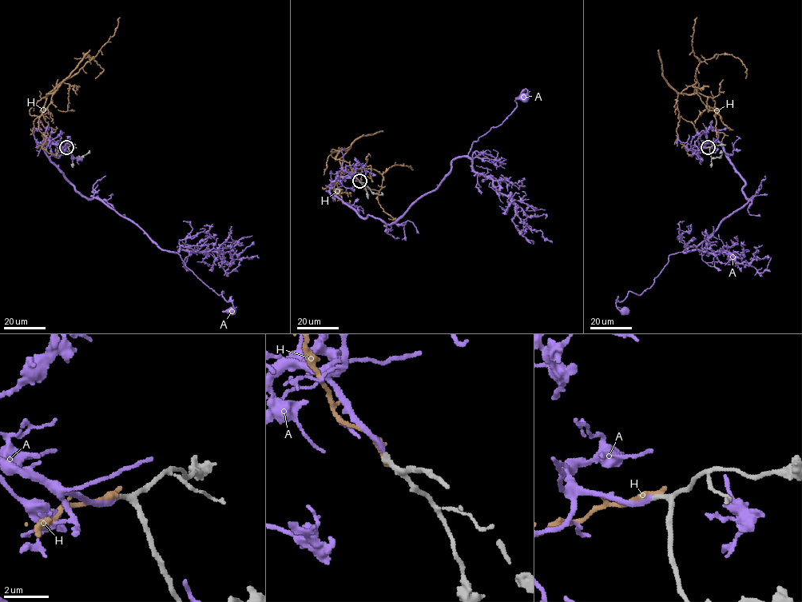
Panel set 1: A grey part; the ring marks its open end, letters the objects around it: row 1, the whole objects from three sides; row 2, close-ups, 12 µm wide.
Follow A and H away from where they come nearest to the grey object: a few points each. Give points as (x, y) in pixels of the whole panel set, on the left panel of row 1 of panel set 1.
A: (66, 147), (37, 141), (75, 189), (179, 254), (209, 288), (223, 291), (232, 310)
H: (66, 147), (42, 148), (46, 94), (89, 61), (85, 54), (103, 69), (95, 78)

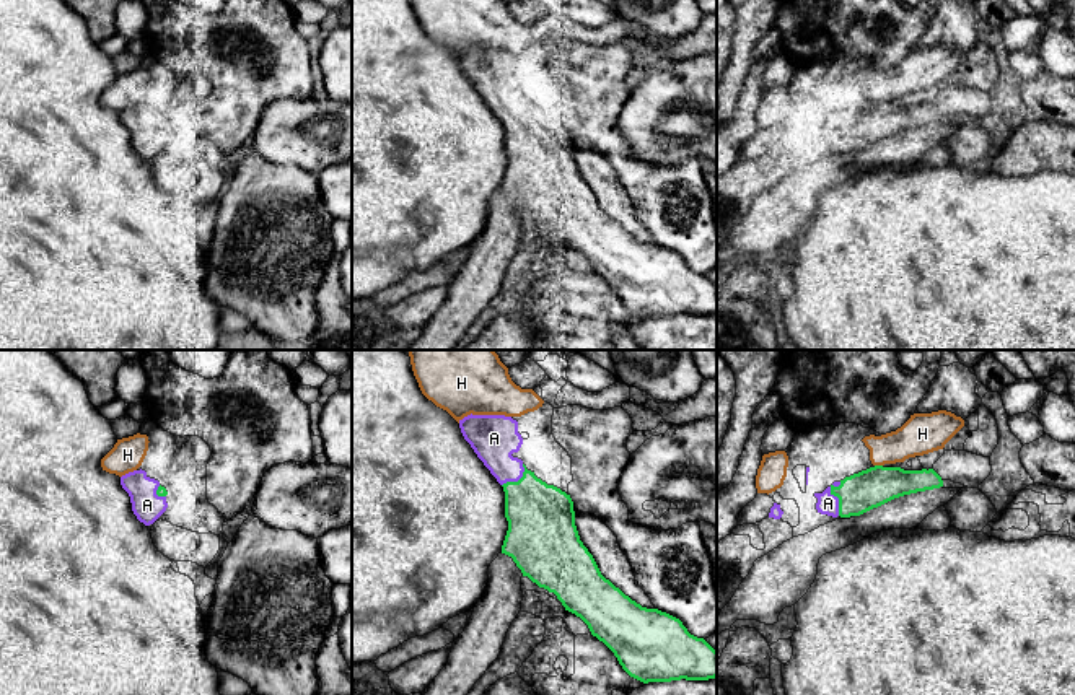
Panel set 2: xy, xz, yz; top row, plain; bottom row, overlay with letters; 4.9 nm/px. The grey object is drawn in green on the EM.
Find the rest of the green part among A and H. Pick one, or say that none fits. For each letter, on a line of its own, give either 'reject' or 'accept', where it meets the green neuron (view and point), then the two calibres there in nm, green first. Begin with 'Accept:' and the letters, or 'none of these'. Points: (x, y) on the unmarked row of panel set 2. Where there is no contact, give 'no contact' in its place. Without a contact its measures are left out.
Accept: A
A: accept; meets green in yz at (836, 131); 190 nm thick on the green side, 100 nm on the other
H: reject; meets green in yz at (878, 101); 190 nm thick on the green side, 190 nm on the other

